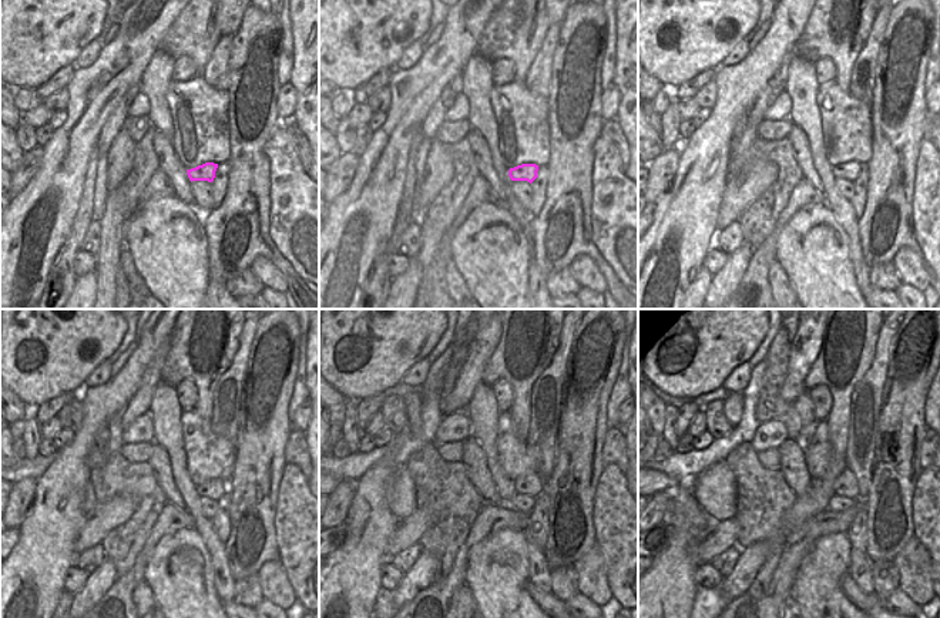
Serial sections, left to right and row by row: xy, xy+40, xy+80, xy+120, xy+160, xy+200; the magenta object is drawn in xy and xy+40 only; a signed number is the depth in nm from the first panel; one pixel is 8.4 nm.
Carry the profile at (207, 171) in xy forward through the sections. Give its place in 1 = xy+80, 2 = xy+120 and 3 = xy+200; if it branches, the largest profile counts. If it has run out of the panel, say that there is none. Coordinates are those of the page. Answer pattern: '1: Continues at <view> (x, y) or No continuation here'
1: Continues at xy+80 (850, 170)
2: Continues at xy+120 (212, 489)
3: Continues at xy+200 (846, 484).

